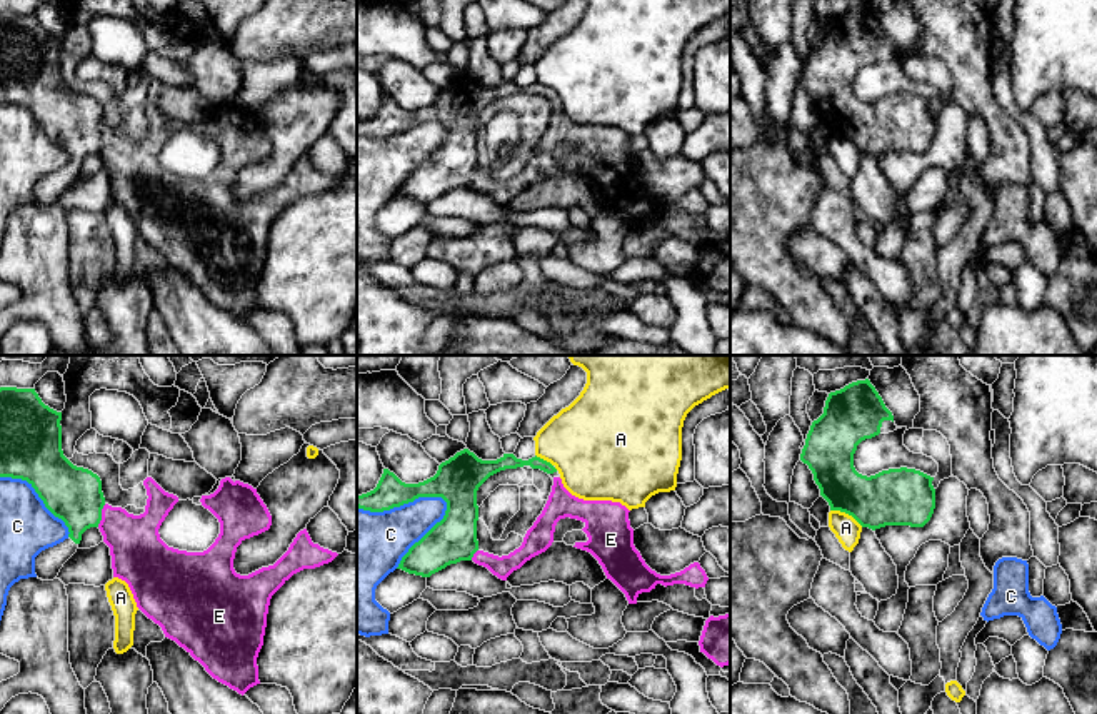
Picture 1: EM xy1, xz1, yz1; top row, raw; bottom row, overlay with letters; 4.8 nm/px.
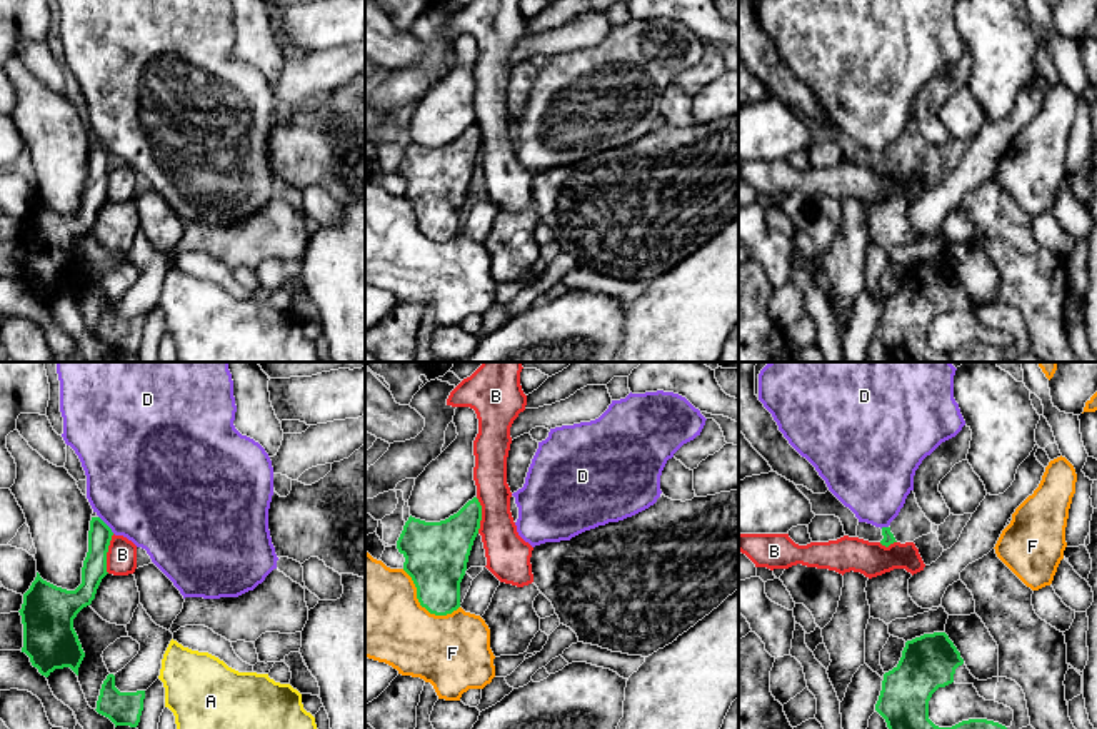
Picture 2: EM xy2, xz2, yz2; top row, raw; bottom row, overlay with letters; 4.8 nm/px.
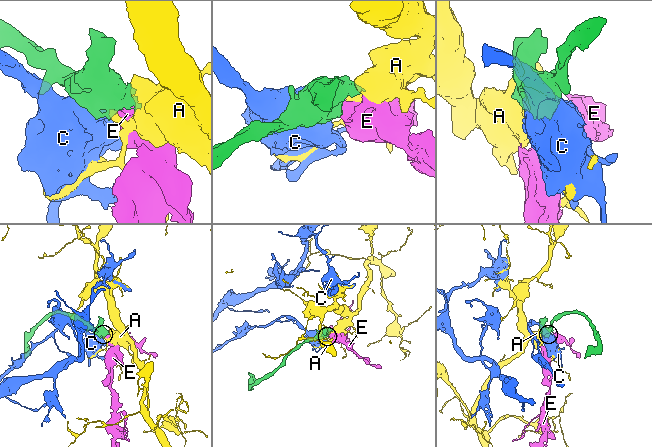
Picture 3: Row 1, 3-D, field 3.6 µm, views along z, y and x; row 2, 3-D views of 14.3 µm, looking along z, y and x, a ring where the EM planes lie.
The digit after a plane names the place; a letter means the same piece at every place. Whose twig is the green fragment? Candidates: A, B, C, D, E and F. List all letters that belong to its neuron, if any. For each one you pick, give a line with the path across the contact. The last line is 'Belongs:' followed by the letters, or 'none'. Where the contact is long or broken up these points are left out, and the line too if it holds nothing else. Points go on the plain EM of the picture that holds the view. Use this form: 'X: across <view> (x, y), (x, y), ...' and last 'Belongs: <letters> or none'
Belongs: E

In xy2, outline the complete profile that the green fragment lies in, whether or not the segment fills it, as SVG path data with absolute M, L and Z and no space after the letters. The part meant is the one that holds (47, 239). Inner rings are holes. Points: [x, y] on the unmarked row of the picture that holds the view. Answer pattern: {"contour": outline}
{"contour": "M92 143L82 210L75 217L67 217L43 207L37 199L23 220L18 237L23 250L22 279L45 304L63 294L78 302L85 279L73 255L73 245L92 230L102 205L108 200L107 178L112 162L112 155L100 143Z"}

